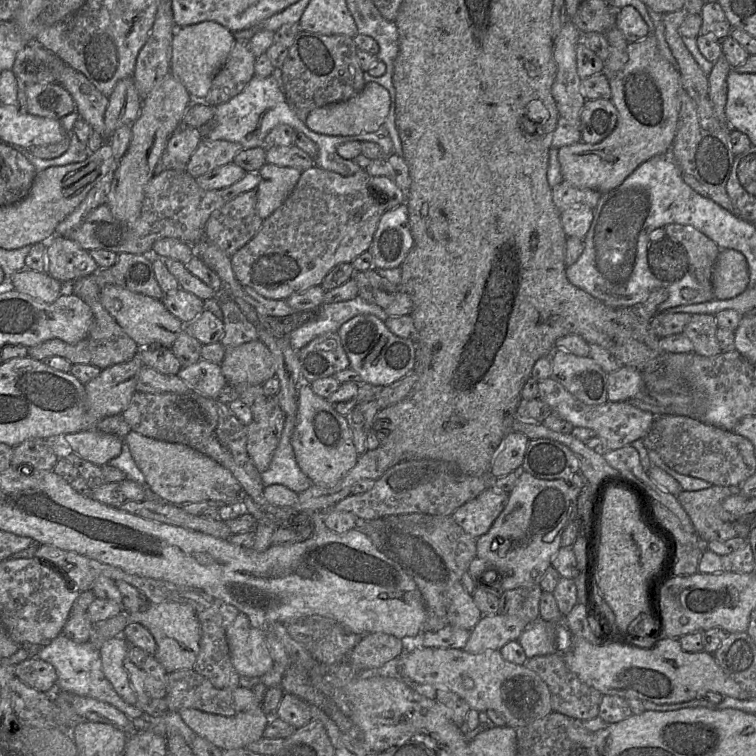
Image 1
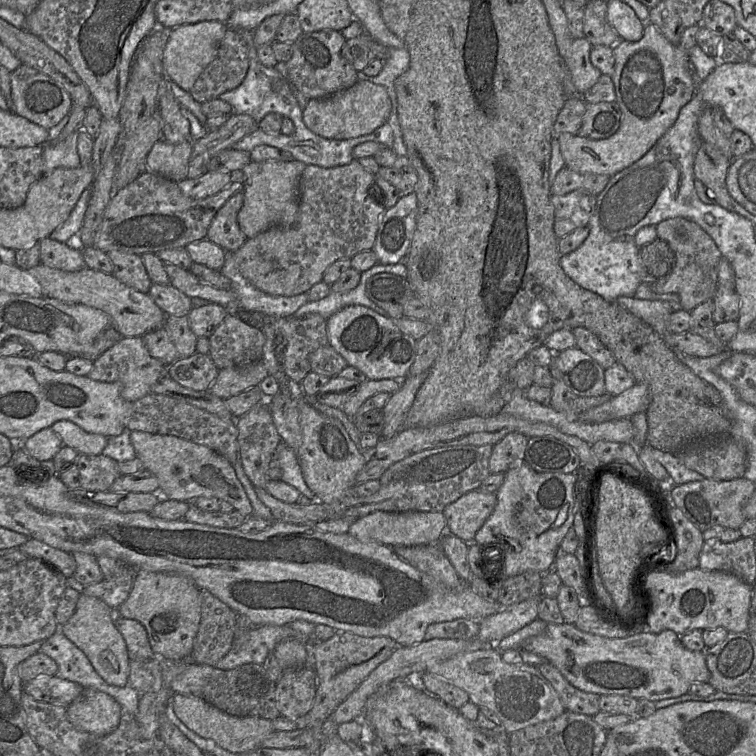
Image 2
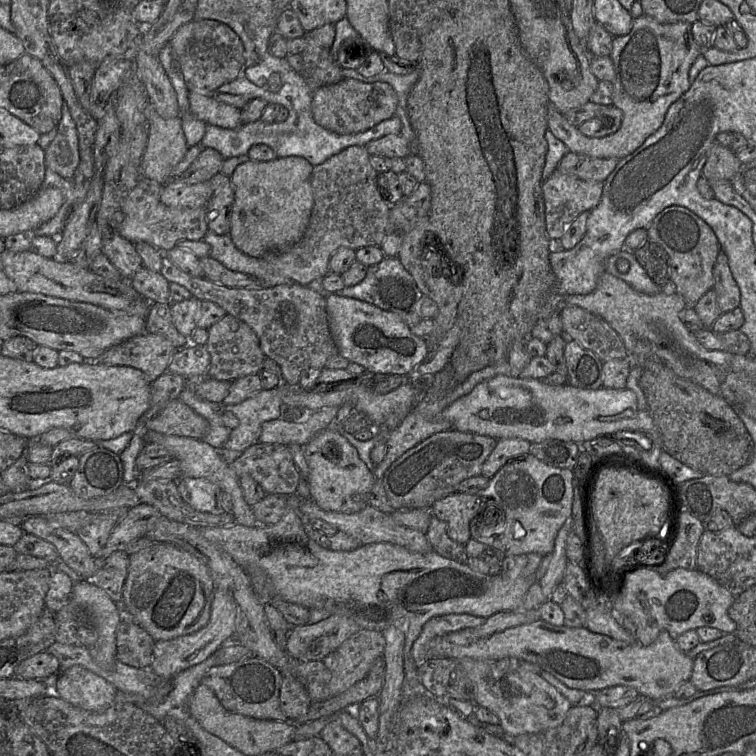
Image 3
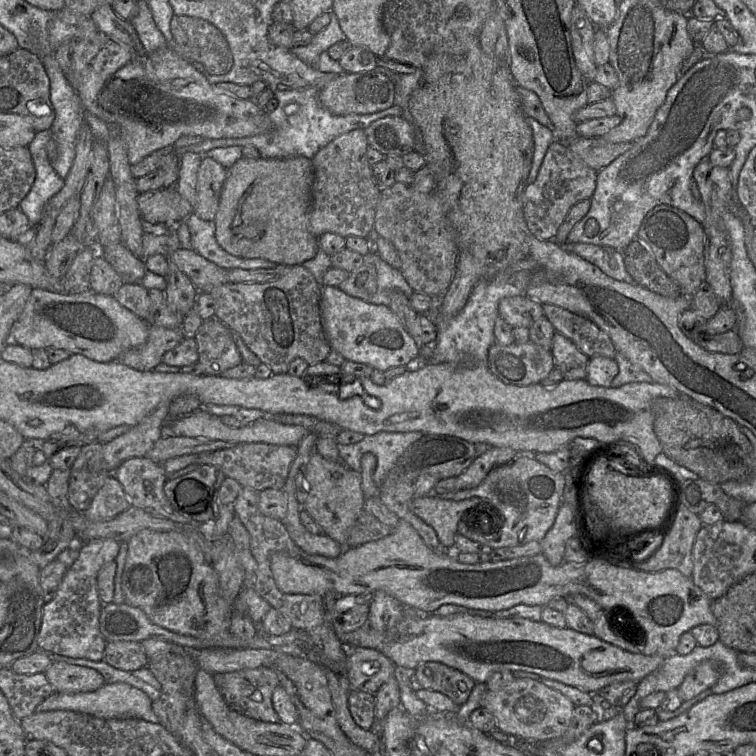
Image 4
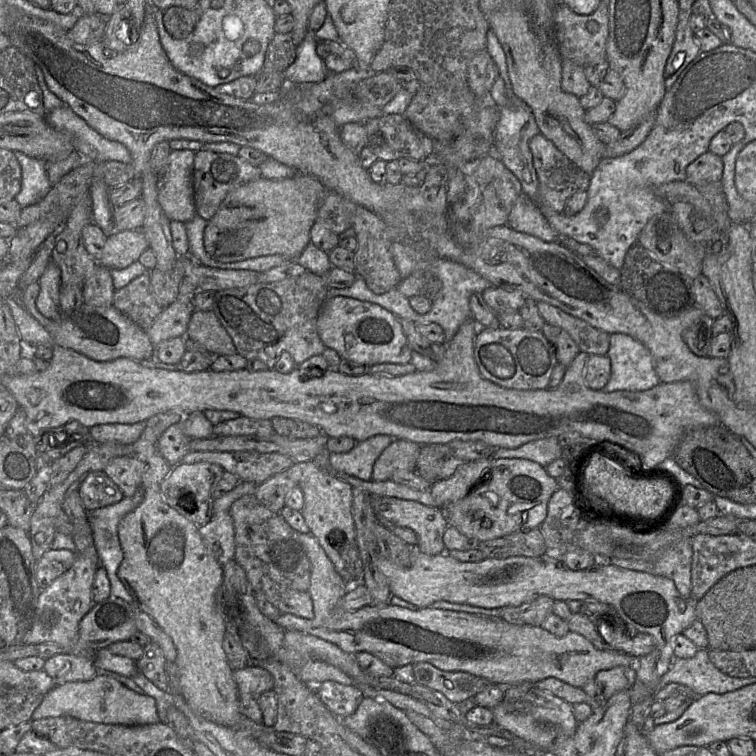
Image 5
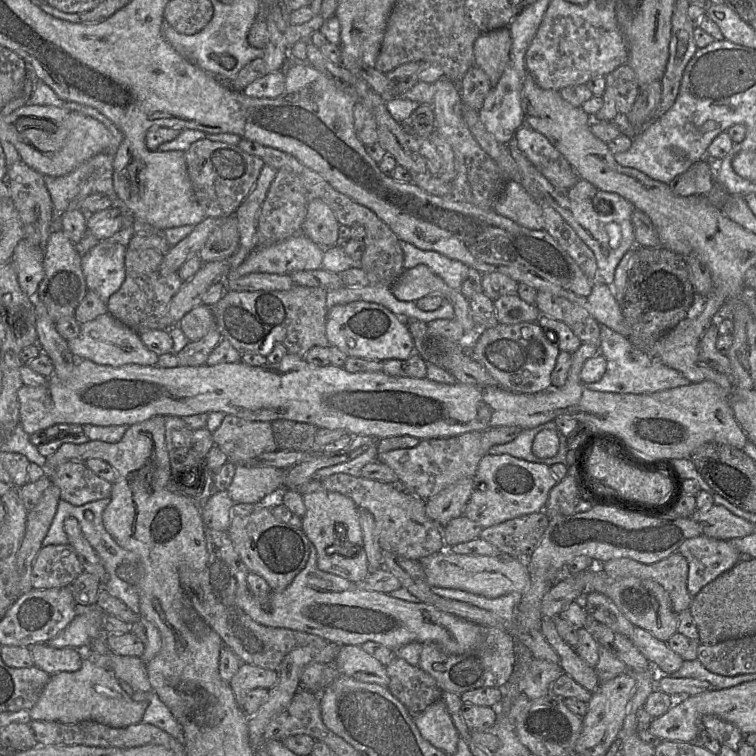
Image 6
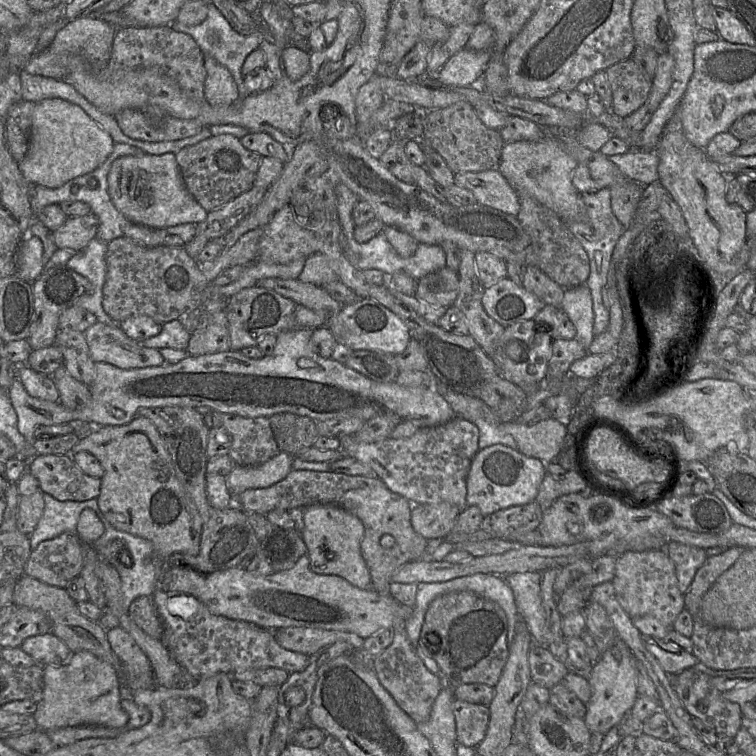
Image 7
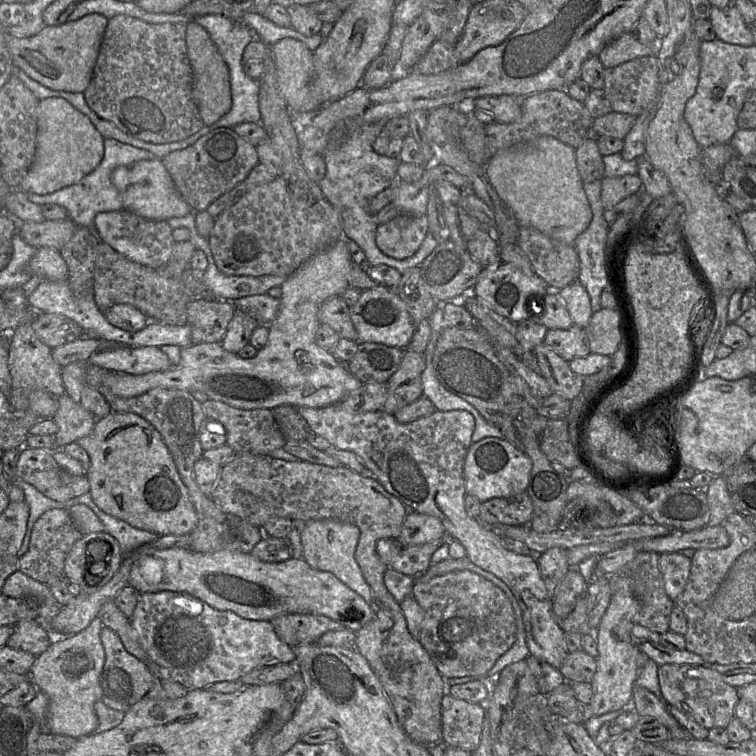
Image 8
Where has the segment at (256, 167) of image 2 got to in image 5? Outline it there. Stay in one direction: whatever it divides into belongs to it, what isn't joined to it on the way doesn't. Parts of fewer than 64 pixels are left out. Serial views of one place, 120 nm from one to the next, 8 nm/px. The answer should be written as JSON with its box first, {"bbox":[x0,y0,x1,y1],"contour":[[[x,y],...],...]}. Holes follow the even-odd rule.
{"bbox":[204,173,326,263],"contour":[[[297,173],[291,178],[265,177],[230,191],[204,231],[206,252],[223,263],[248,258],[281,255],[297,258],[310,242],[310,230],[318,219],[318,208],[326,188],[314,176]]]}

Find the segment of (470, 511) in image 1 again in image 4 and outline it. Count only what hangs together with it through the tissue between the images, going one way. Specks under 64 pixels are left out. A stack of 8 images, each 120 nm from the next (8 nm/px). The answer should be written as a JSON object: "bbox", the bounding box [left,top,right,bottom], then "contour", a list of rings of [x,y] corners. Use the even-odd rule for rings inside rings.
{"bbox":[411,494,482,547],"contour":[[[429,494],[411,502],[411,511],[436,532],[439,541],[446,547],[454,546],[458,523],[466,512],[482,506],[480,498],[461,501],[446,500],[438,495]]]}

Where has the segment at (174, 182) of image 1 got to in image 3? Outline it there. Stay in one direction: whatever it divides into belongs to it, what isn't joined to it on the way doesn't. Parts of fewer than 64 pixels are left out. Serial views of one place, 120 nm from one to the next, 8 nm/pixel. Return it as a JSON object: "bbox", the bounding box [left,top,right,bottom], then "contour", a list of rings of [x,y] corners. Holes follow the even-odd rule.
{"bbox":[120,176,208,252],"contour":[[[142,176],[121,205],[123,221],[120,235],[132,242],[146,242],[162,252],[176,246],[180,240],[202,240],[208,231],[205,206],[194,209],[170,208],[161,202],[163,185]]]}

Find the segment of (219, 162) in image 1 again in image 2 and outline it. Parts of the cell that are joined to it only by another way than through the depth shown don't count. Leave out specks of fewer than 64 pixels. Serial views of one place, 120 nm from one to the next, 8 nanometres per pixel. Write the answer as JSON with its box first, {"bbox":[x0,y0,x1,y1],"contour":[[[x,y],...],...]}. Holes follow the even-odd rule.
{"bbox":[187,114,259,179],"contour":[[[231,114],[223,125],[193,142],[187,177],[193,179],[206,173],[207,165],[214,155],[222,150],[232,149],[236,142],[258,126],[259,124],[247,114]]]}

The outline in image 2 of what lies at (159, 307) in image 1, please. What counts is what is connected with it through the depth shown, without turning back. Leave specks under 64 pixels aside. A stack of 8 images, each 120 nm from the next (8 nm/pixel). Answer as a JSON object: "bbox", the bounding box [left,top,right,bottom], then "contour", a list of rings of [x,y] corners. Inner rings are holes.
{"bbox":[27,263,166,337],"contour":[[[42,263],[27,270],[41,285],[44,297],[71,304],[84,304],[108,314],[113,326],[123,337],[142,337],[165,325],[166,314],[145,293],[120,282],[112,274],[90,269],[69,272]]]}

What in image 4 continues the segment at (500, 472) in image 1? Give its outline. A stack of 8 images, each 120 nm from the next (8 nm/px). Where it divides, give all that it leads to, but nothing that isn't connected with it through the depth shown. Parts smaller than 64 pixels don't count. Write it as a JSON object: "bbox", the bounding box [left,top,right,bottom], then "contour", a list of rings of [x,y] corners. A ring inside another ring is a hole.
{"bbox":[456,447,517,490],"contour":[[[490,447],[487,452],[477,457],[462,474],[457,476],[456,490],[477,487],[491,470],[510,462],[517,453],[509,447]]]}

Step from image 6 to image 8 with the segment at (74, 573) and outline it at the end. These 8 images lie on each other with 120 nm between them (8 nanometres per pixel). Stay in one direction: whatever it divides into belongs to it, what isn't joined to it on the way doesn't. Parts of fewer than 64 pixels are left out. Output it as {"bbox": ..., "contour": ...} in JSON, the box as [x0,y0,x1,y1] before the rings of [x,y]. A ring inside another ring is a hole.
{"bbox":[19,508,82,585],"contour":[[[59,508],[44,512],[33,525],[27,552],[19,559],[19,570],[29,577],[50,585],[64,576],[65,560],[82,534],[71,517],[70,510]]]}

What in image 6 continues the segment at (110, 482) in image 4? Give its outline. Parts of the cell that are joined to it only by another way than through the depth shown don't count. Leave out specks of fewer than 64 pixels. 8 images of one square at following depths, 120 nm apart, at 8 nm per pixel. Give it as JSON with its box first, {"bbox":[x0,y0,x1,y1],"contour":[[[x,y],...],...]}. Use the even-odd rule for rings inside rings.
{"bbox":[47,461,112,506],"contour":[[[70,461],[47,469],[51,484],[60,489],[61,500],[74,506],[109,498],[112,483],[100,478],[84,463]]]}

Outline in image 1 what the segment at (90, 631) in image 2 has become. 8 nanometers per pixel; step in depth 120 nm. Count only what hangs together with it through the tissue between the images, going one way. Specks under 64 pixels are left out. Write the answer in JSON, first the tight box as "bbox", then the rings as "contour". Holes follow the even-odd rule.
{"bbox":[98,637,137,705],"contour":[[[115,637],[104,641],[98,648],[105,677],[116,693],[130,705],[136,705],[137,696],[133,690],[124,667],[128,651],[128,642],[124,637]]]}

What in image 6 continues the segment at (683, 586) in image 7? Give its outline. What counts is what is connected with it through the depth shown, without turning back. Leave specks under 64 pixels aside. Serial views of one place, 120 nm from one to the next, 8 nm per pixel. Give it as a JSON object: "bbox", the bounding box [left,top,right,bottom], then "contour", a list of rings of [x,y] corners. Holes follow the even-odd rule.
{"bbox":[677,535,741,597],"contour":[[[703,535],[687,539],[677,552],[688,562],[687,589],[692,597],[741,560],[741,554],[727,540]]]}

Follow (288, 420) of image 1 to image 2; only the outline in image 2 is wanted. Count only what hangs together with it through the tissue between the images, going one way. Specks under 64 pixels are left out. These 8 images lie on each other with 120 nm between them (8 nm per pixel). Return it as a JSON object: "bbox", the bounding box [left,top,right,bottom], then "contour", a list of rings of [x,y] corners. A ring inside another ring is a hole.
{"bbox":[274,441,316,501],"contour":[[[281,441],[274,453],[274,459],[277,461],[282,472],[280,481],[294,487],[310,501],[316,500],[315,495],[304,481],[294,450]]]}

